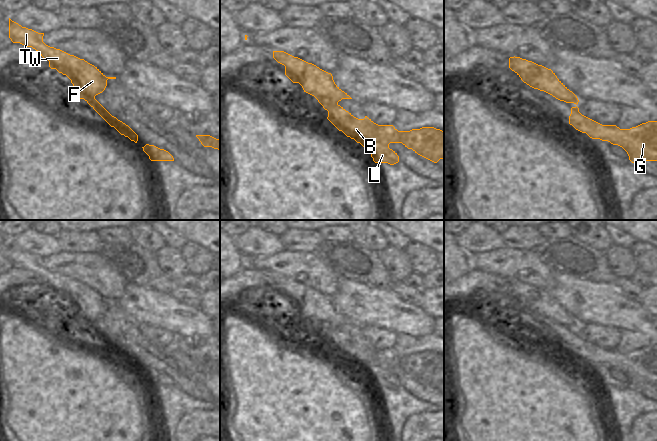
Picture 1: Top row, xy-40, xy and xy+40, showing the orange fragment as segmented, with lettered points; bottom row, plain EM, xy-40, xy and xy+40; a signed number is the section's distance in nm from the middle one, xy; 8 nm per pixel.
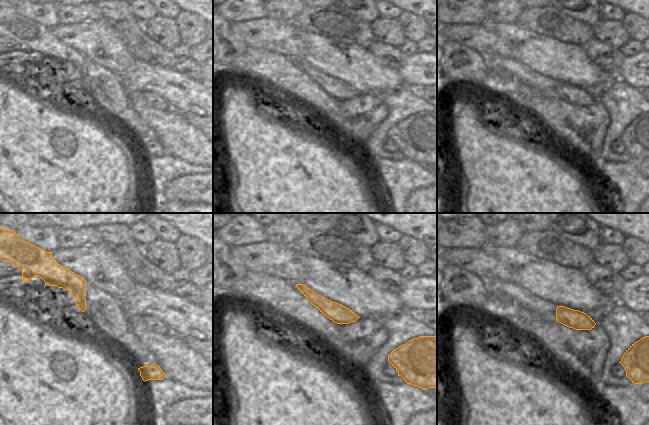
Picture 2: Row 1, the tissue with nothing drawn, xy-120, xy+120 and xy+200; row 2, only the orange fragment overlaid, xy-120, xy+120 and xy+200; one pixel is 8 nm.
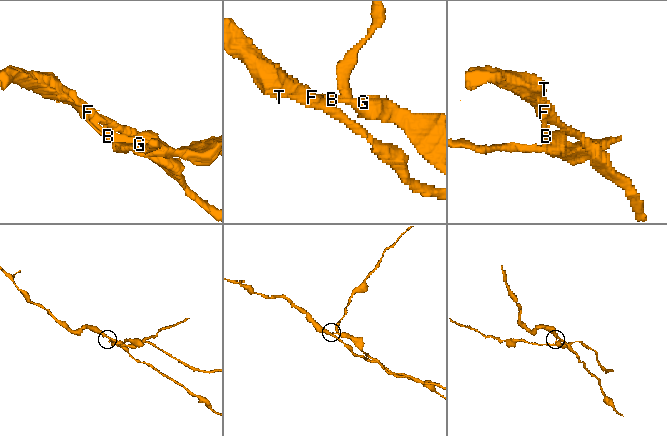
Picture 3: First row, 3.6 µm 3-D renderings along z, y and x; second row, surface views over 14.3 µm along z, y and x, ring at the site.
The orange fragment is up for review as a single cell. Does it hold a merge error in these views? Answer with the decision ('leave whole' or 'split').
split

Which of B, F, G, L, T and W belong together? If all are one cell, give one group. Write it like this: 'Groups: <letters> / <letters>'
Groups: B G L / F T W.

